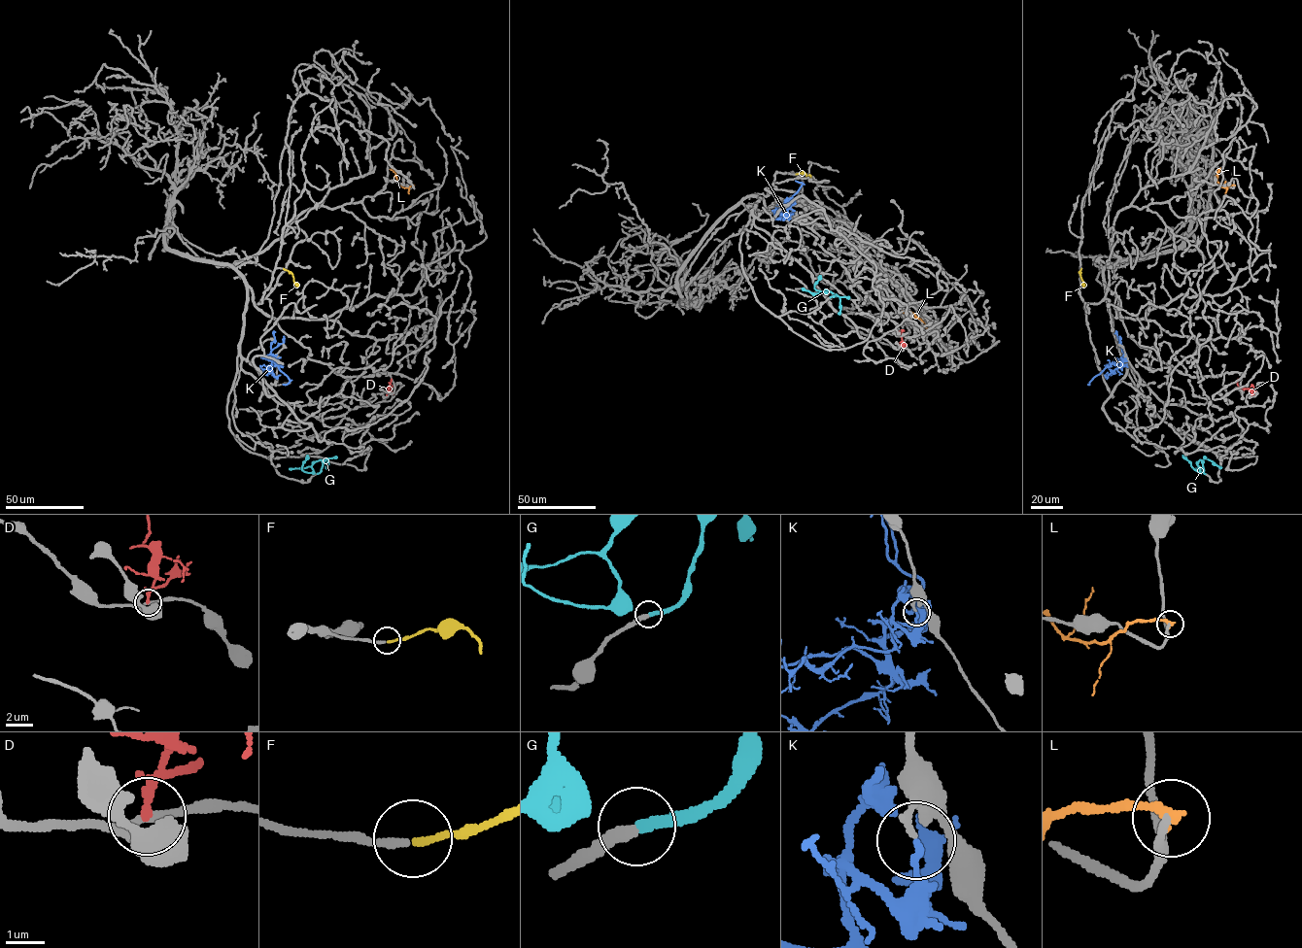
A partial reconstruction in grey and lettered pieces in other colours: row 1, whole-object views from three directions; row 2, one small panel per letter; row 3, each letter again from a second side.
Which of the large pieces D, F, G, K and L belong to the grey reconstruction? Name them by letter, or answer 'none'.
F, G

